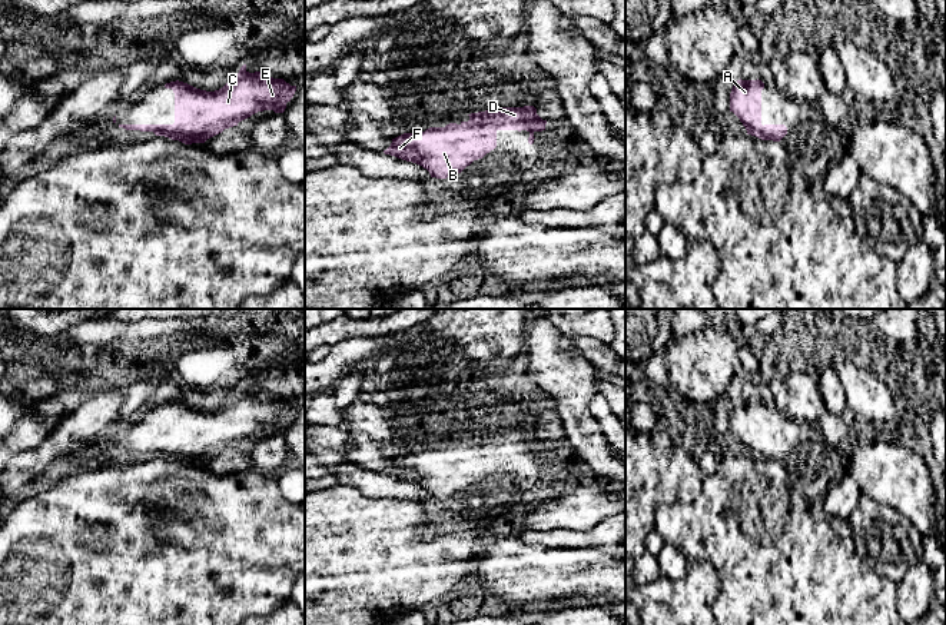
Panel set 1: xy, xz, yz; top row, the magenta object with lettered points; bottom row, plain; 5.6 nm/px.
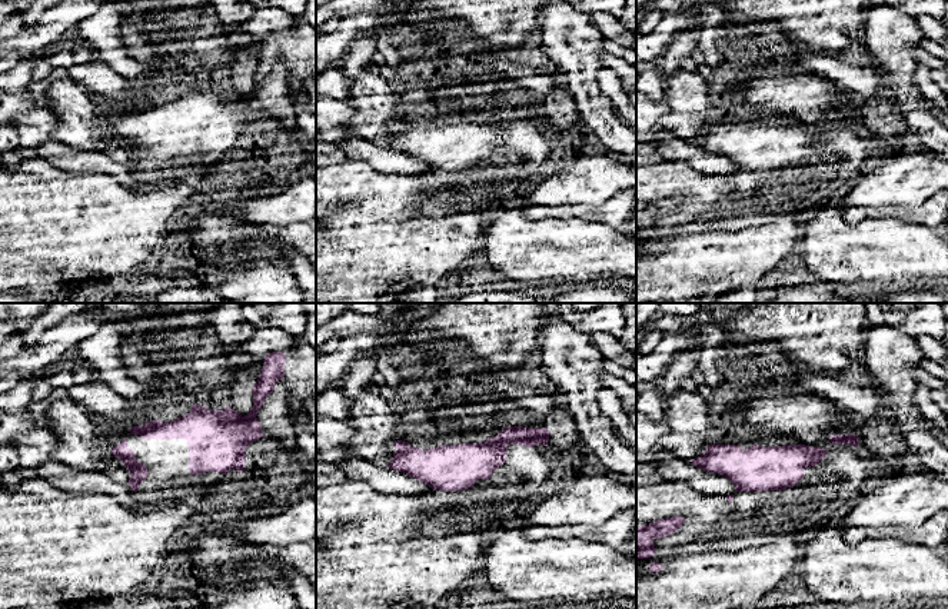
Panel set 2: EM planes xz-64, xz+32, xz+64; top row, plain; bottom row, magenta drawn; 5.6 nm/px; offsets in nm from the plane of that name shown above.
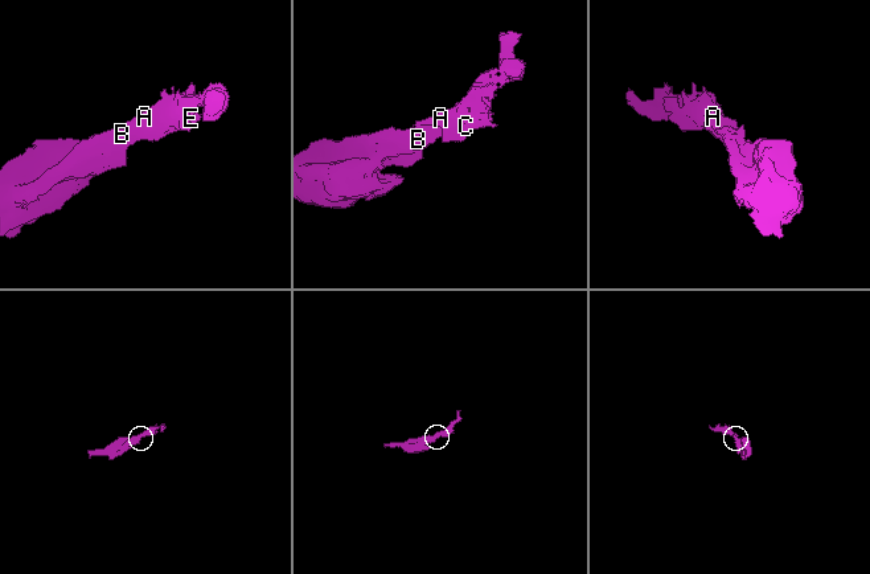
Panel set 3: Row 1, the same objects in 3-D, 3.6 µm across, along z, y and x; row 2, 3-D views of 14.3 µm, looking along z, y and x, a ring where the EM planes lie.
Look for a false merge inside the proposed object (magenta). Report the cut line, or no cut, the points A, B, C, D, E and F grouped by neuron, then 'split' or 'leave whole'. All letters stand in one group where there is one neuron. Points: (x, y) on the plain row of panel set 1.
no cut; A B C D E F; leave whole

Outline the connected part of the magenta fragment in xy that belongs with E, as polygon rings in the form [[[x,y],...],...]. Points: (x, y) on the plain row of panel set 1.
[[[243,385],[235,398],[215,412],[196,409],[183,402],[165,405],[175,413],[173,445],[119,445],[126,451],[153,452],[185,465],[205,463],[225,449],[263,430],[283,433],[296,406],[262,392],[249,393]]]

